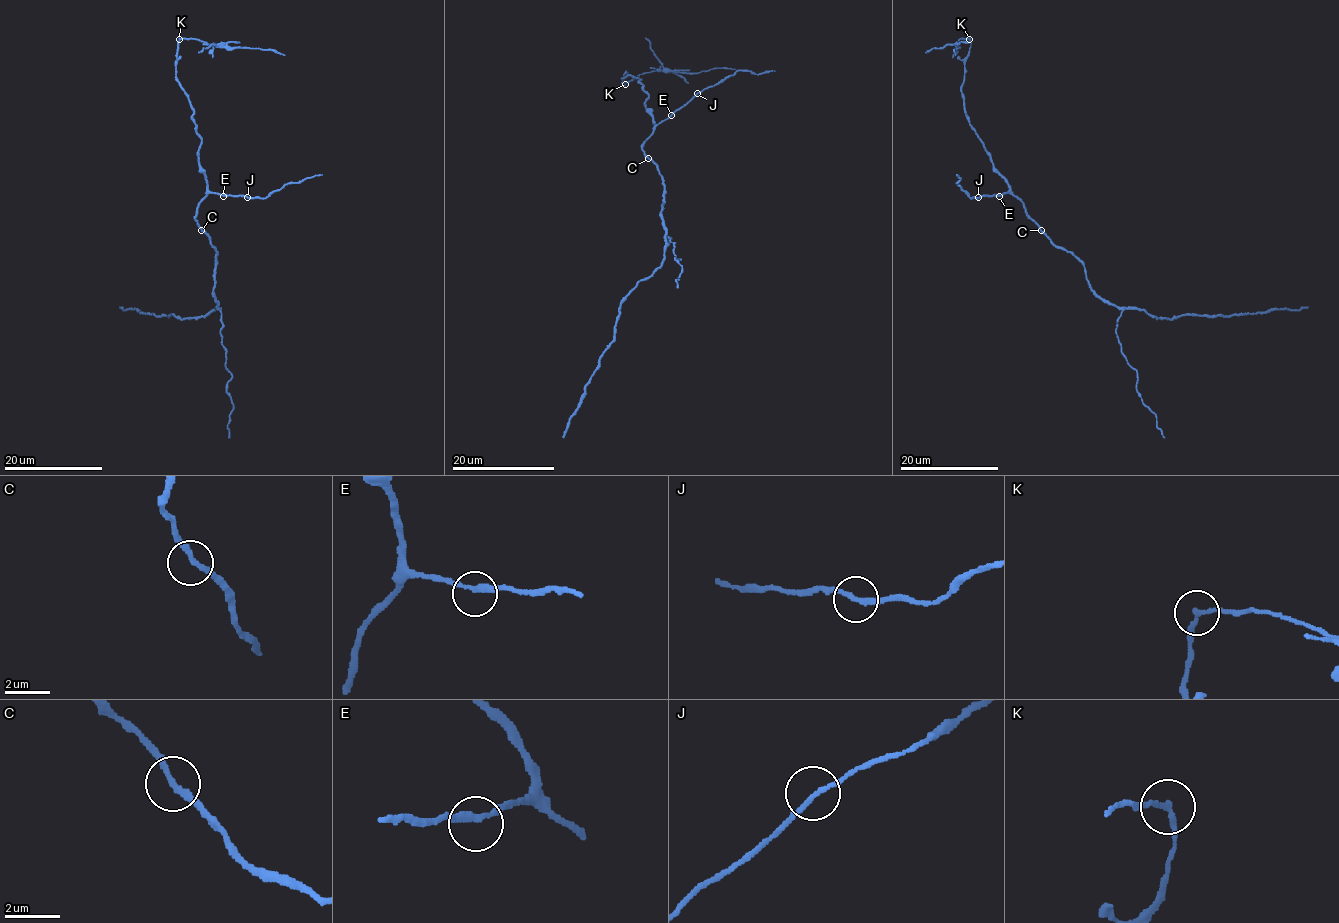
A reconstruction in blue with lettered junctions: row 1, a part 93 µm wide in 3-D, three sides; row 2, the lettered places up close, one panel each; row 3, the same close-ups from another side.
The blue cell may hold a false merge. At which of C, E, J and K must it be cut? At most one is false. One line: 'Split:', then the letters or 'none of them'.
Split: K

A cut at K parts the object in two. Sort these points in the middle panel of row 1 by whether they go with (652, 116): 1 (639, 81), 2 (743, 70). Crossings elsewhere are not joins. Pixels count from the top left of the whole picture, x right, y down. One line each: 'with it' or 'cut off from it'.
1: with it
2: with it

